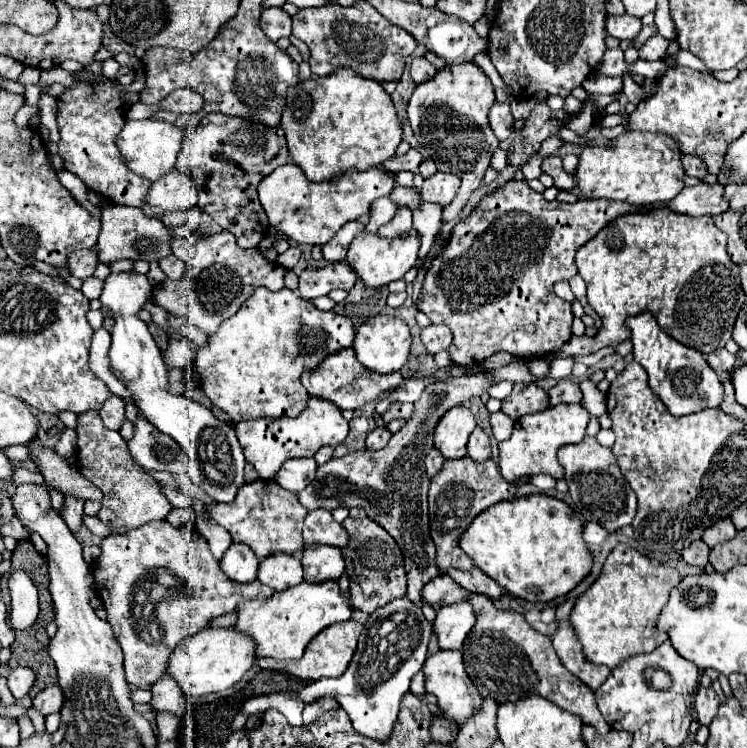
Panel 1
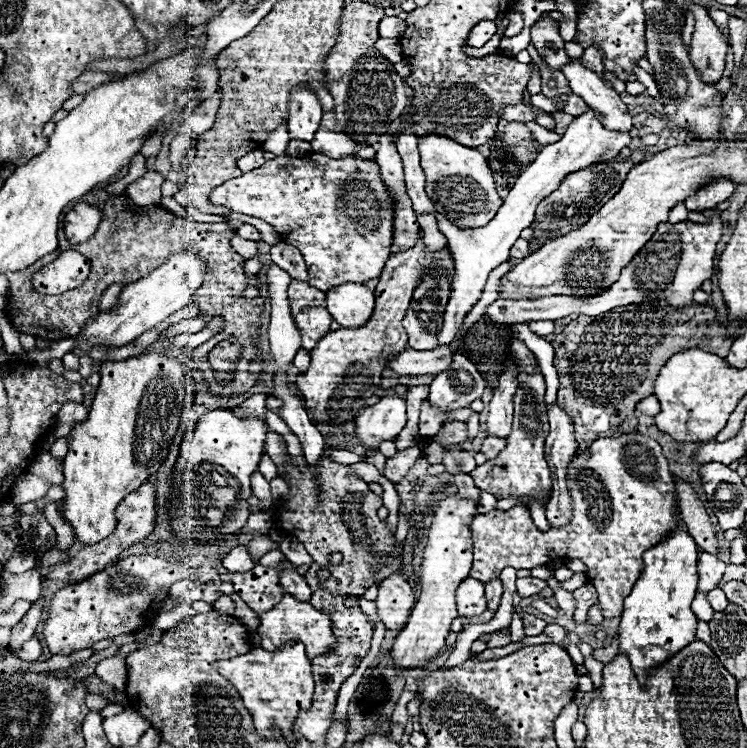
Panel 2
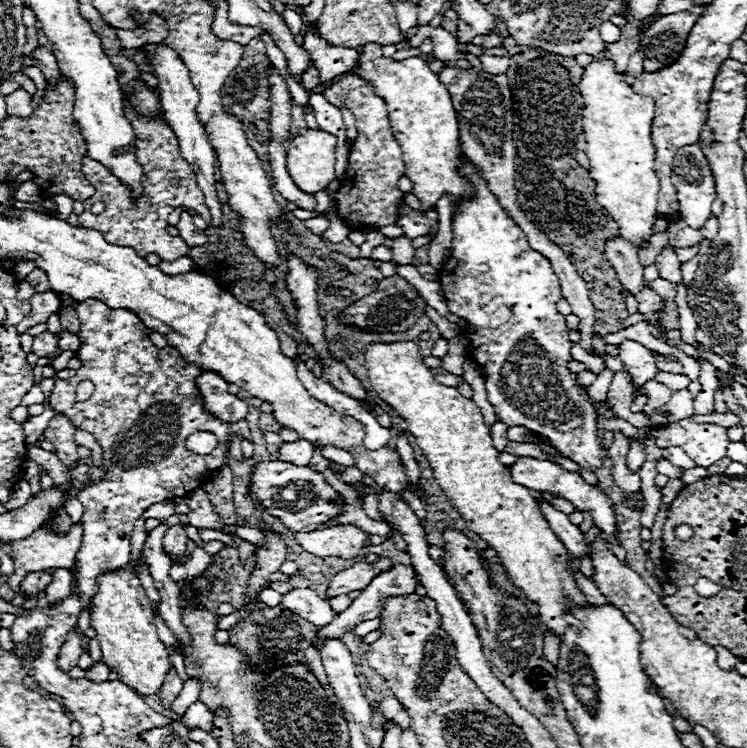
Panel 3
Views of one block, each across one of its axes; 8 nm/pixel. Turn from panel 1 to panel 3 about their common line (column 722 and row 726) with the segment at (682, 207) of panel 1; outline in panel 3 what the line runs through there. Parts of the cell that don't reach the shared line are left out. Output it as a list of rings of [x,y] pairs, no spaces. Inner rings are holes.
[[[196,700],[188,710],[186,714],[182,716],[182,722],[184,726],[192,728],[192,726],[198,726],[198,728],[204,728],[204,730],[212,730],[212,720],[214,720],[214,714],[208,710],[208,706],[202,702],[202,700]]]

